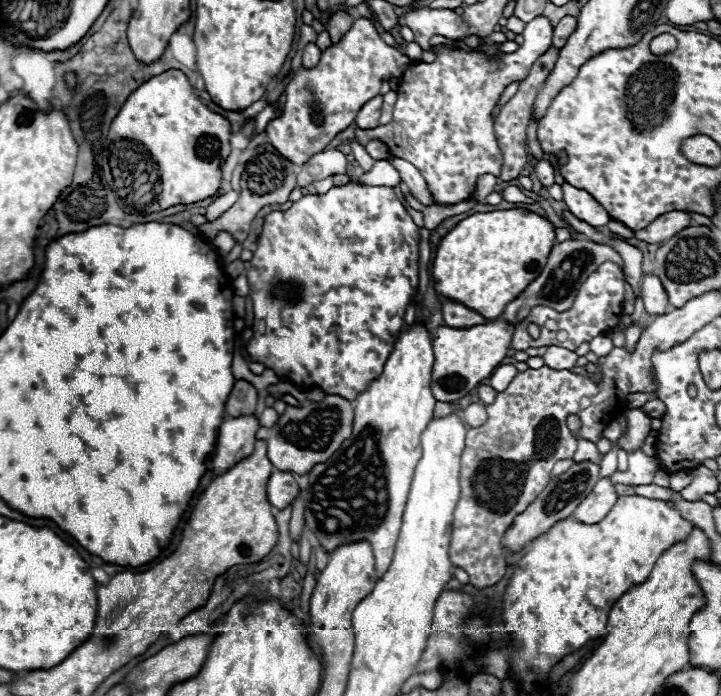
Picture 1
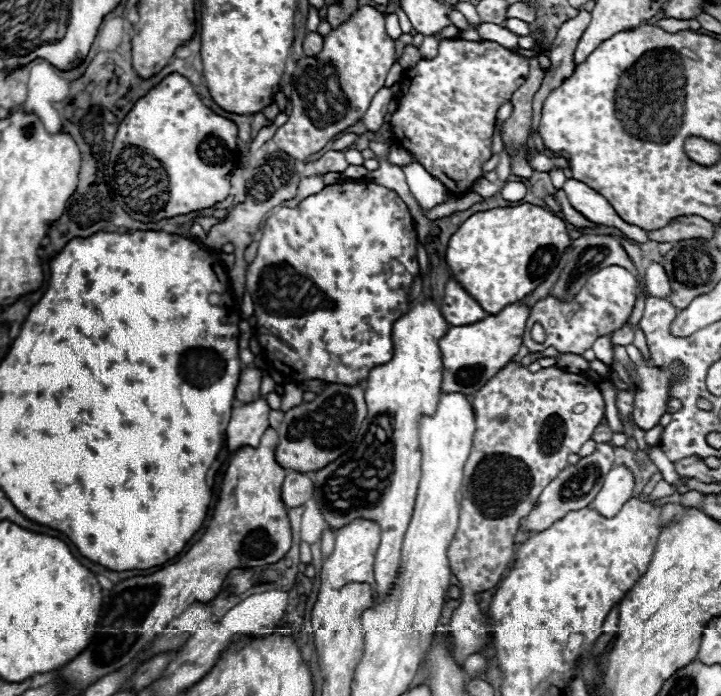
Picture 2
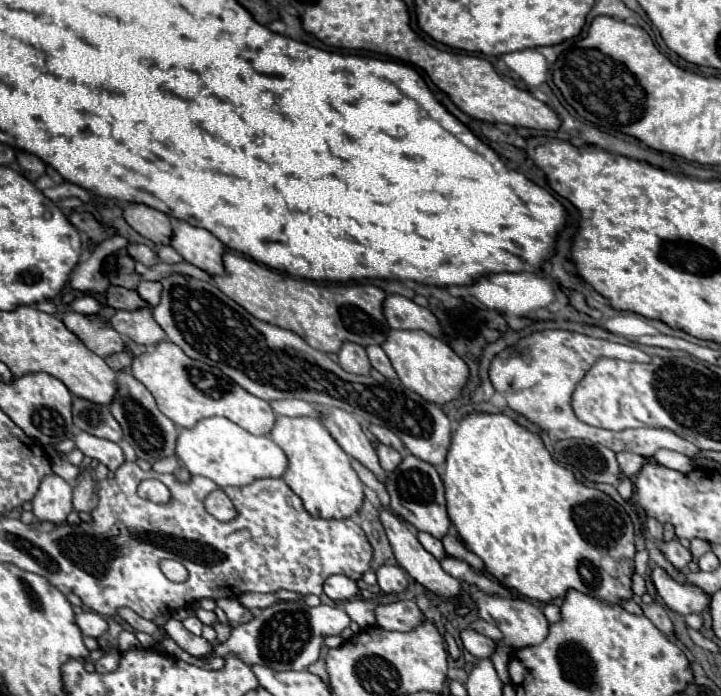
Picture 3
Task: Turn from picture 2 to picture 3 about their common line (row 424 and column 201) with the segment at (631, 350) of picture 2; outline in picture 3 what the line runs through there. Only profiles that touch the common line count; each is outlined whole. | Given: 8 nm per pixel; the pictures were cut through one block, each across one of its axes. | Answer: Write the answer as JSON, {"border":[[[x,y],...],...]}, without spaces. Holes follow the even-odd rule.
{"border":[[[170,618],[170,620],[166,622],[166,632],[168,632],[168,636],[170,636],[182,650],[186,650],[186,652],[192,654],[192,656],[208,656],[208,654],[212,652],[212,646],[214,646],[214,644],[206,642],[202,636],[190,634],[190,632],[182,626],[182,622],[176,620],[176,618]]]}

